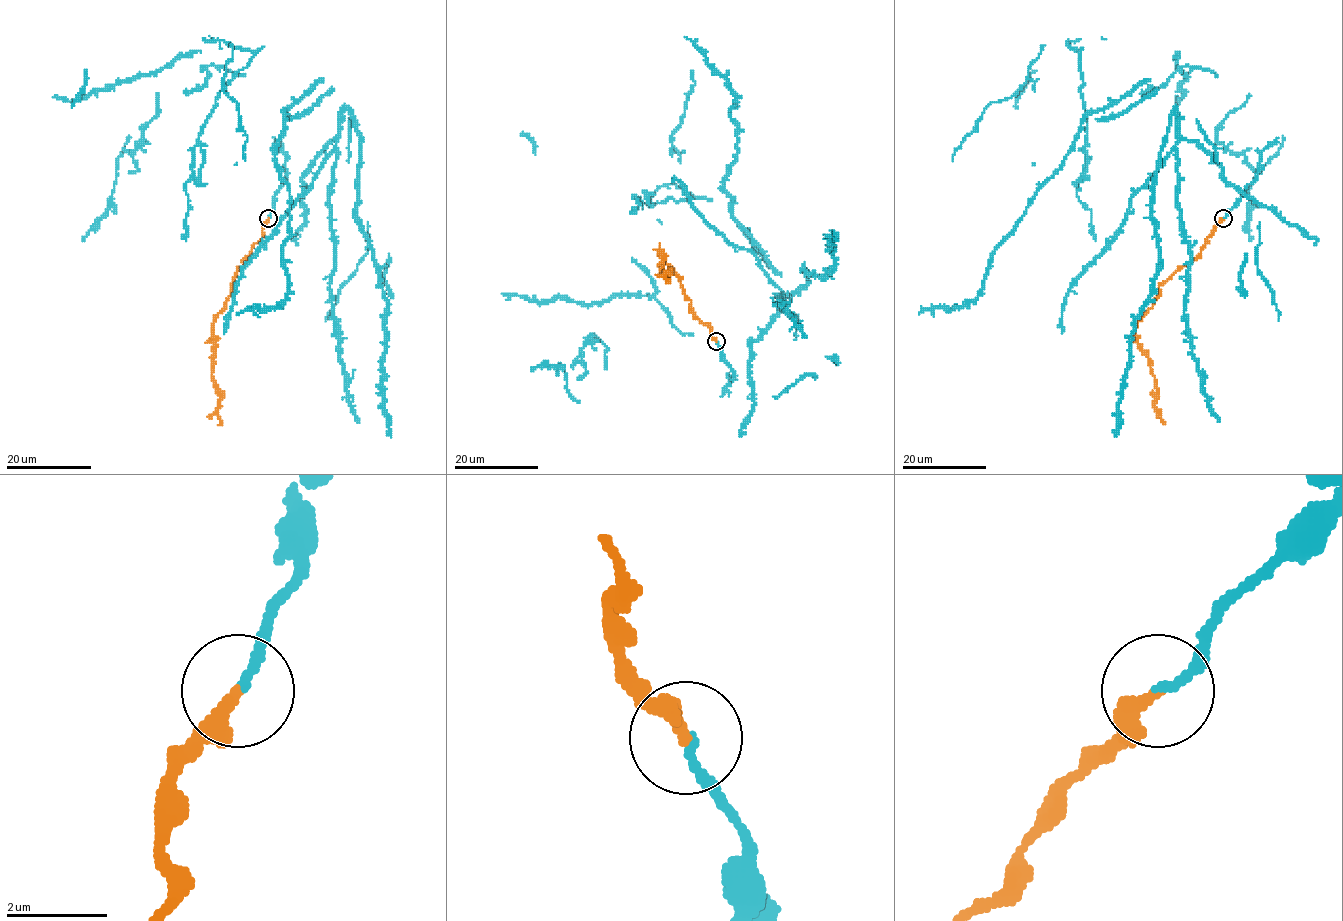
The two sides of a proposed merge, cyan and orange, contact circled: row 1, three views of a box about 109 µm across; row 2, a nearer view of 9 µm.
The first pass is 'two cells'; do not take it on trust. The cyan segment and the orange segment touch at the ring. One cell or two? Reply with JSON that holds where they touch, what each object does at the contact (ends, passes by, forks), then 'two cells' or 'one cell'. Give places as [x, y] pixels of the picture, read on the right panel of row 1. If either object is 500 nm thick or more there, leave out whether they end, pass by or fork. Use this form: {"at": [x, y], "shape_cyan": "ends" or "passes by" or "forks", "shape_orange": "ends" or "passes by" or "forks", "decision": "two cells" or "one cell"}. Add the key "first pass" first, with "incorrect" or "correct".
{"first pass": "incorrect", "at": [1223, 218], "shape_cyan": "ends", "shape_orange": "ends", "decision": "one cell"}

